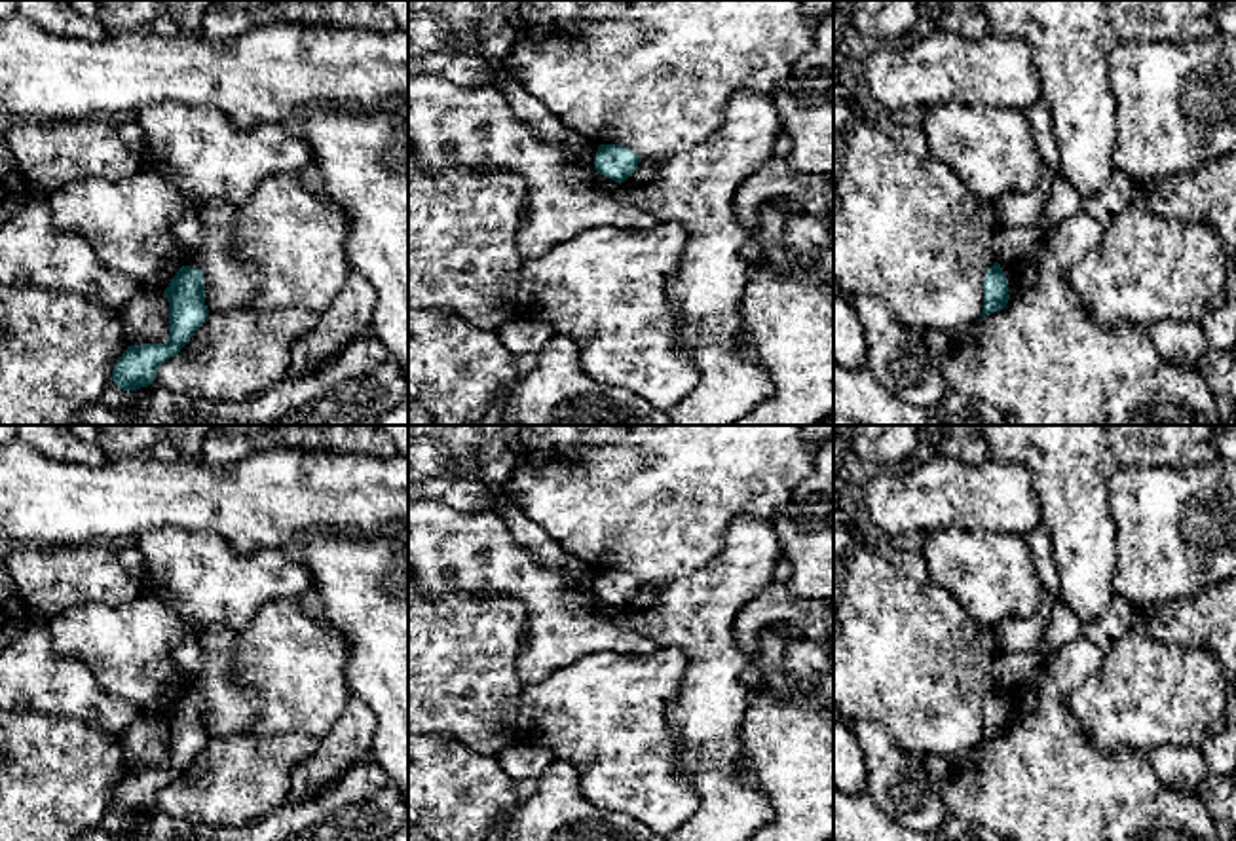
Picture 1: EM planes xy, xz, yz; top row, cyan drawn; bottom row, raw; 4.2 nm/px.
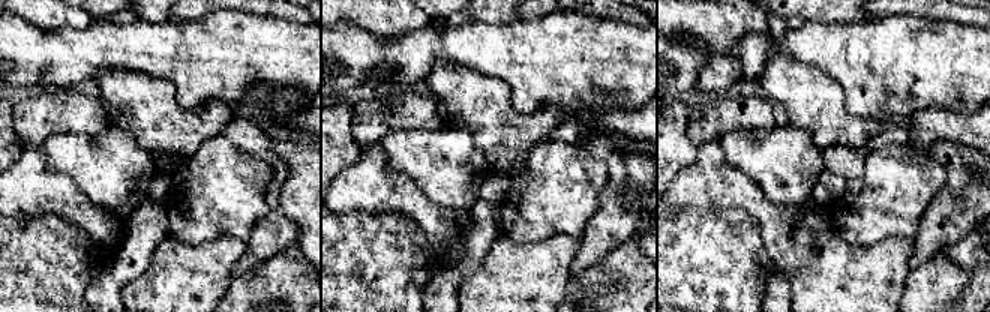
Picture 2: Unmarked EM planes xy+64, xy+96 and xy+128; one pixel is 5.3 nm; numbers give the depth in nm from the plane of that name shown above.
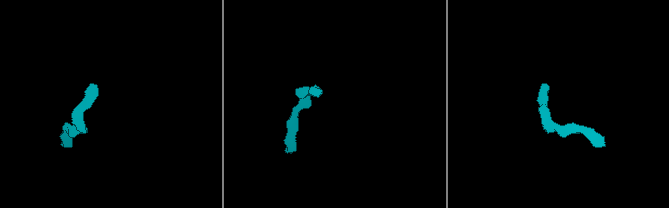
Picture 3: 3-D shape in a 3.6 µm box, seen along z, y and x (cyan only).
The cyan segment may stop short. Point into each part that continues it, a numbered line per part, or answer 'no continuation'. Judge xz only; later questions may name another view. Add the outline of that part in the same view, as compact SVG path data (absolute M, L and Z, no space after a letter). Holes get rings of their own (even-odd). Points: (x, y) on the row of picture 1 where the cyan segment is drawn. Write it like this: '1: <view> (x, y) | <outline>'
no continuation

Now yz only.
no continuation

